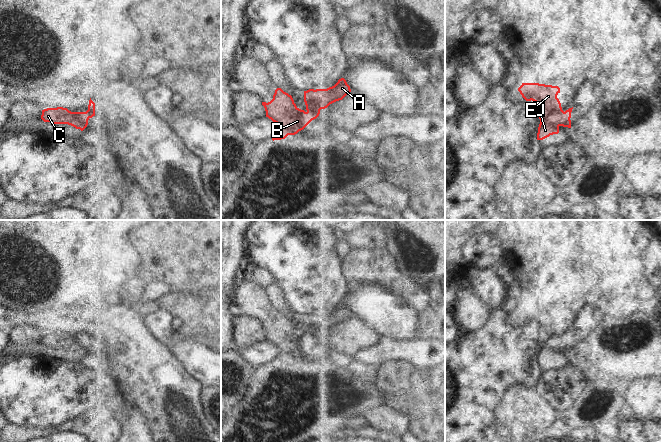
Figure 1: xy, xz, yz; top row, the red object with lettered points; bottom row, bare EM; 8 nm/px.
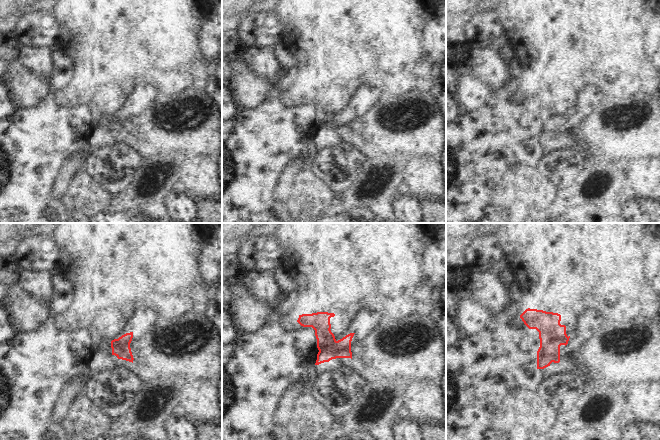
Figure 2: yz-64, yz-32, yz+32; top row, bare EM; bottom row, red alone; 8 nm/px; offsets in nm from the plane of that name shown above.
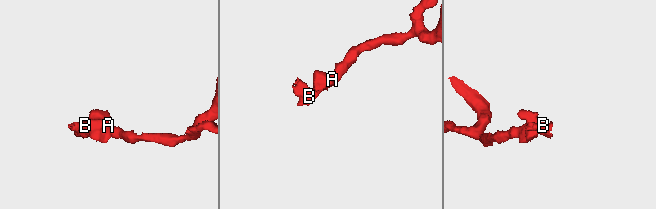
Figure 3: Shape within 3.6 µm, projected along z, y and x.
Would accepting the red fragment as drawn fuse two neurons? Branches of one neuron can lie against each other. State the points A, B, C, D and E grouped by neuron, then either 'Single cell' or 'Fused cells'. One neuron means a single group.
Groups: A D E / B C. Fused cells.

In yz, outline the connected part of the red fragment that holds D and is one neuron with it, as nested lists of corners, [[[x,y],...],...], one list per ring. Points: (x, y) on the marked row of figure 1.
[[[522,83],[518,91],[526,101],[532,100],[538,104],[540,124],[537,140],[543,140],[550,135],[558,134],[559,115],[564,113],[557,98],[560,88],[539,83]]]

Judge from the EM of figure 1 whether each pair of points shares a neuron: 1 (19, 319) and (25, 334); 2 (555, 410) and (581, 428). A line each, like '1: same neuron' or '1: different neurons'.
1: different neurons
2: different neurons

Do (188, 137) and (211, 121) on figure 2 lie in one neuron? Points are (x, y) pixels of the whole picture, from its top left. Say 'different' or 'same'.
same

